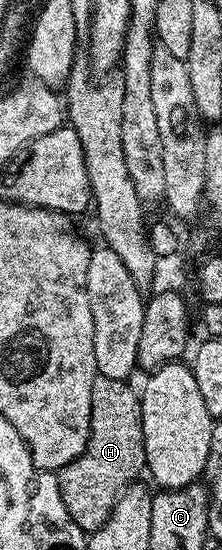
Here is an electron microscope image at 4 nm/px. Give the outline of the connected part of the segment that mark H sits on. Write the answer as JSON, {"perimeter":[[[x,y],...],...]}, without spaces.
{"perimeter":[[[98,375],[92,382],[92,414],[90,415],[90,433],[84,450],[68,466],[58,469],[58,485],[60,498],[64,498],[64,506],[68,514],[72,514],[72,522],[80,526],[80,530],[87,534],[100,530],[104,522],[108,522],[108,514],[122,497],[122,492],[129,485],[143,475],[146,467],[146,451],[142,433],[142,397],[133,388],[133,383],[116,378],[104,378]]]}

